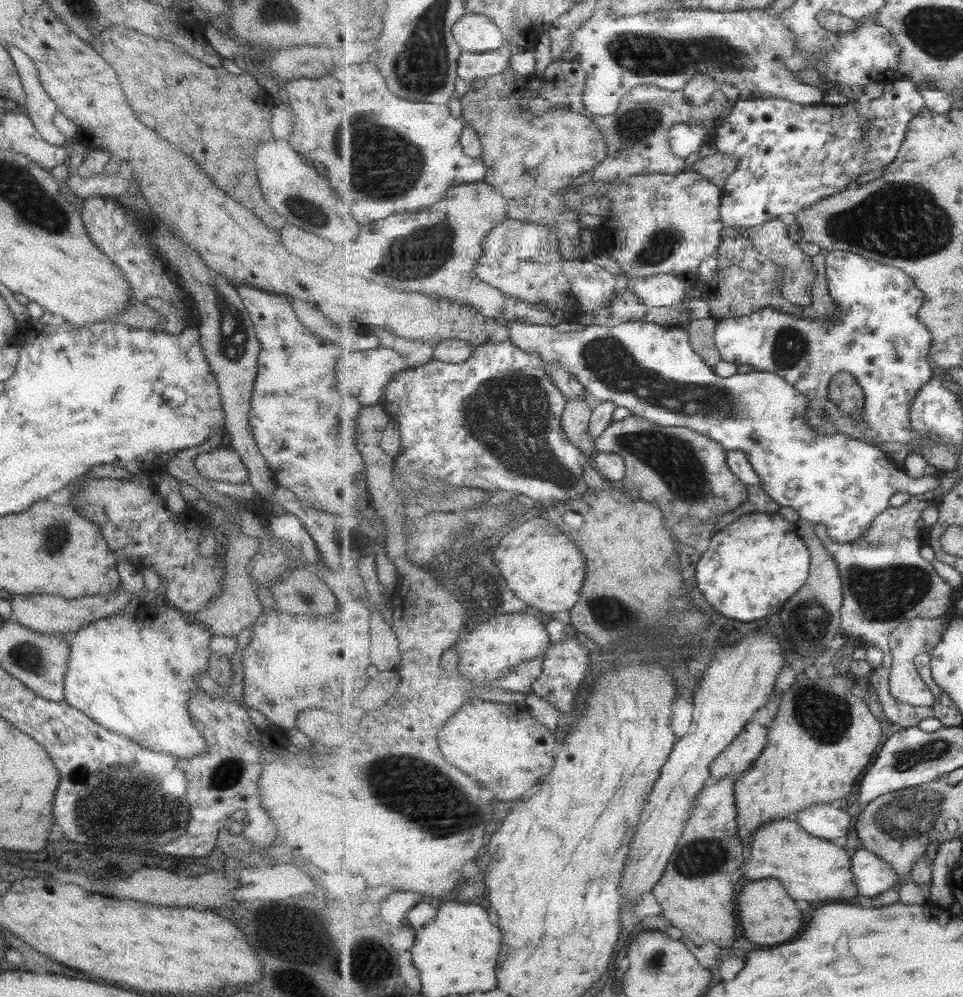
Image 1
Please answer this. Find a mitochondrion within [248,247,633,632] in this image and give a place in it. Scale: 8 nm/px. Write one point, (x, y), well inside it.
(510, 415)

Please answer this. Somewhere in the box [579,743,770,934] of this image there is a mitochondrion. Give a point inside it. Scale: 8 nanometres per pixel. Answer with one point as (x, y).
(691, 863)

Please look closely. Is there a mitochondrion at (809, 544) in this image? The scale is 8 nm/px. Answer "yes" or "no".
no

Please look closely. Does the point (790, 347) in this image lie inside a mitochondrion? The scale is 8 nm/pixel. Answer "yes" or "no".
yes

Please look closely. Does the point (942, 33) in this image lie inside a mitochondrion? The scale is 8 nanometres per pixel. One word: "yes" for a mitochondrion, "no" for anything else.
yes

